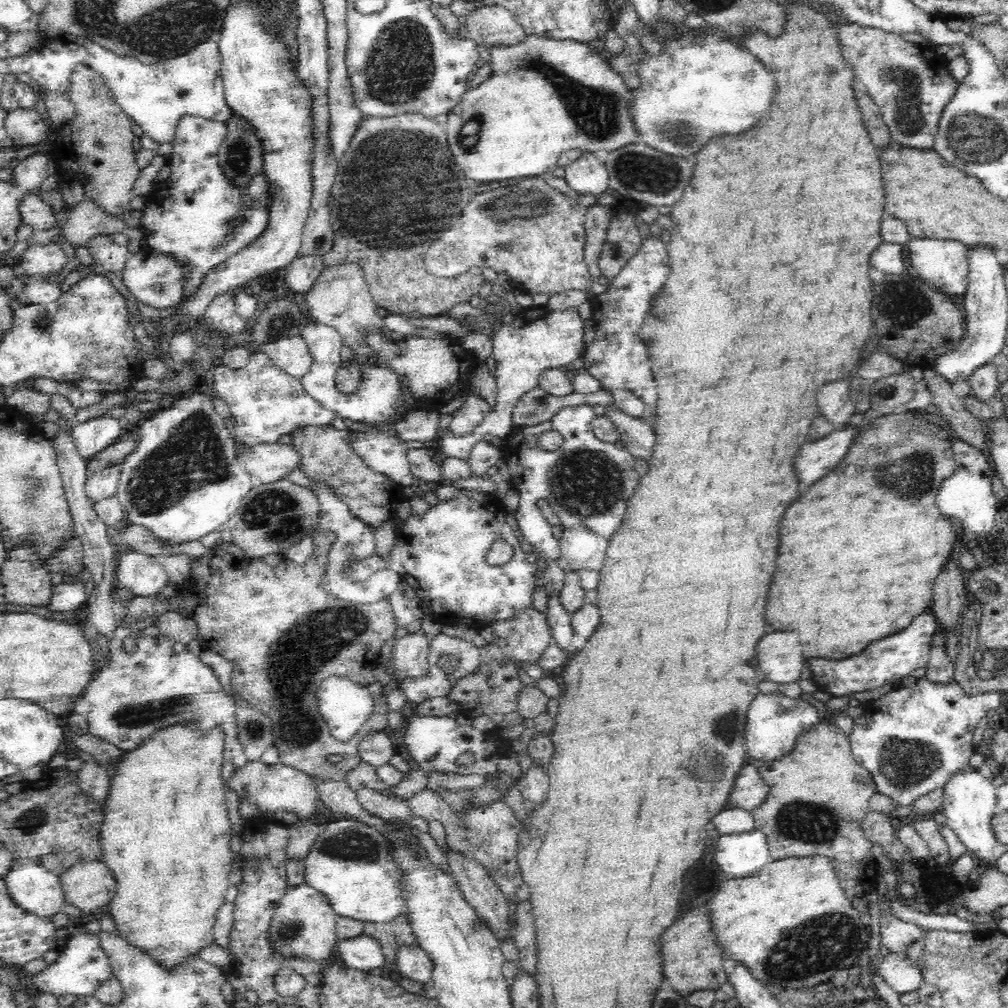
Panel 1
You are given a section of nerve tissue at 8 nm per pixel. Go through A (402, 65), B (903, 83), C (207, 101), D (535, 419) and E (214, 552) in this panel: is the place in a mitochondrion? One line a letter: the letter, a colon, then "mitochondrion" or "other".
A: mitochondrion
B: mitochondrion
C: other
D: other
E: other

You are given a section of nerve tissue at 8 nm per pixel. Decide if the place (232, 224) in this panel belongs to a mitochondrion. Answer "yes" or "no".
yes

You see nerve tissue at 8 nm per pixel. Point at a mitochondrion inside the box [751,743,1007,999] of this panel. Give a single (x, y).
(831, 939)

